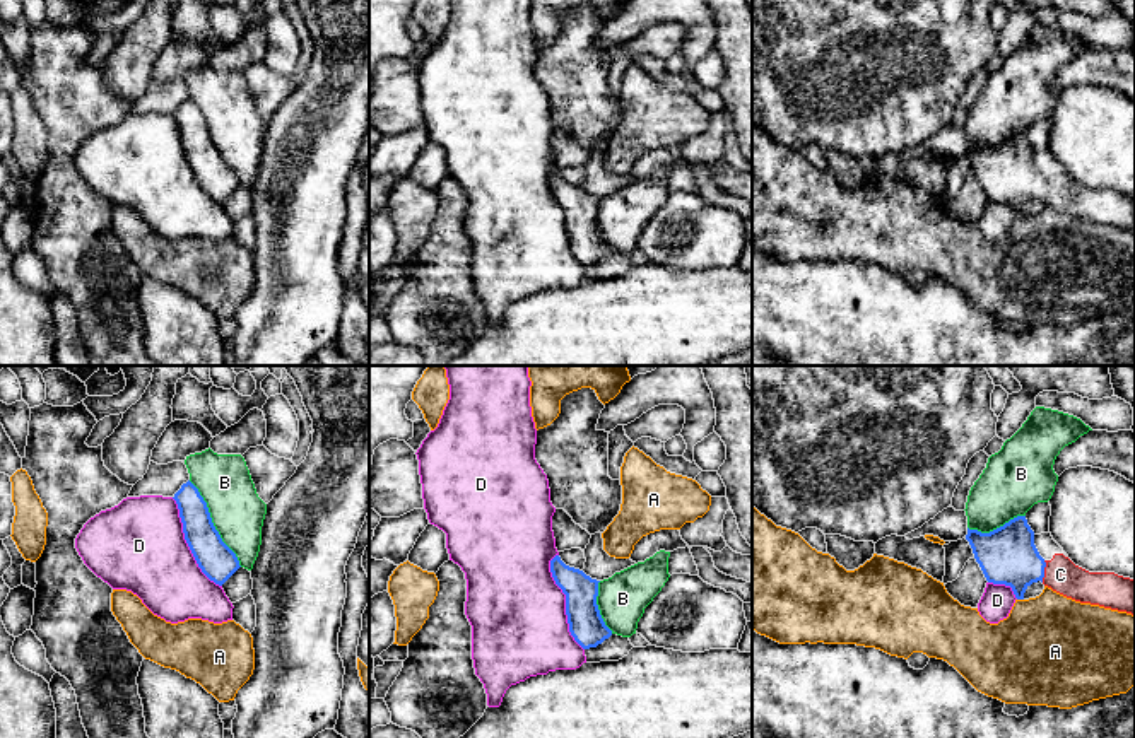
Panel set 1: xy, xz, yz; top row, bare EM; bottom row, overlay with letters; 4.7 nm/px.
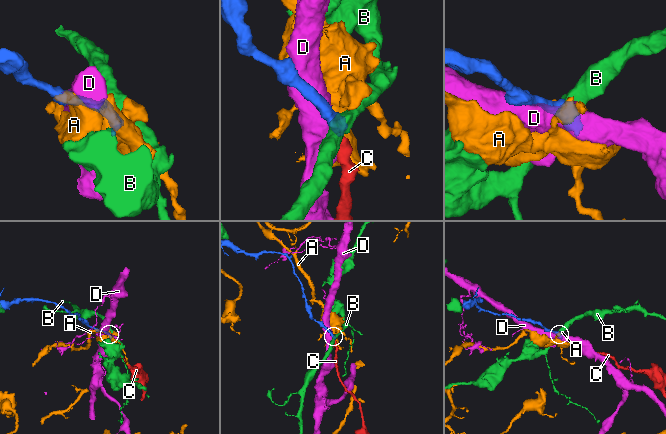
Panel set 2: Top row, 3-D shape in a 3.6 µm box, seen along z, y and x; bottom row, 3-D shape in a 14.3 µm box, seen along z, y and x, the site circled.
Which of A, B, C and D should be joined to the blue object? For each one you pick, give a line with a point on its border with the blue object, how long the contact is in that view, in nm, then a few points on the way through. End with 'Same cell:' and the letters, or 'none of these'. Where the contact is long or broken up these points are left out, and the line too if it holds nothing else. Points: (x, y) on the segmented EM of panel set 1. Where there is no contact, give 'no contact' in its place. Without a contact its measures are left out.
C: meets blue in yz at (1043, 571); contact 110 nm long; runs through yz (1007, 556), (1017, 564), (1043, 571), (1060, 574)
Same cell: C

